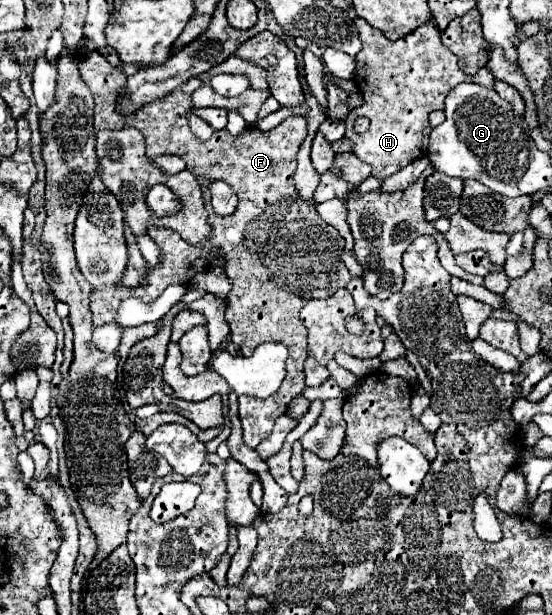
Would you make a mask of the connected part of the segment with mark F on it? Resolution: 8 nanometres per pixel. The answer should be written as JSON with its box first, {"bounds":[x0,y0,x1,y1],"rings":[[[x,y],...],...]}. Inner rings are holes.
{"bounds":[79,53,371,449],"rings":[[[93,53],[79,61],[79,71],[95,97],[94,133],[105,129],[120,130],[125,125],[137,127],[145,137],[146,155],[149,159],[167,153],[181,157],[187,163],[187,169],[195,173],[197,181],[203,187],[208,221],[213,227],[213,235],[201,247],[187,245],[187,241],[167,227],[151,225],[147,229],[147,235],[161,249],[159,263],[155,267],[147,267],[147,275],[137,287],[125,287],[119,283],[93,289],[93,321],[111,321],[111,317],[115,317],[119,309],[119,303],[131,295],[149,303],[155,301],[175,281],[183,281],[184,285],[188,285],[195,273],[200,273],[207,266],[213,266],[213,257],[217,253],[225,255],[227,261],[223,269],[231,281],[231,291],[227,295],[227,323],[231,327],[231,341],[241,345],[243,355],[251,355],[255,347],[265,341],[279,341],[289,347],[287,377],[276,393],[267,399],[245,398],[245,395],[238,397],[243,439],[251,449],[255,449],[265,437],[269,437],[275,419],[283,415],[285,409],[291,419],[299,421],[311,405],[303,395],[299,395],[305,389],[303,363],[307,359],[307,329],[299,323],[301,307],[309,299],[331,297],[337,289],[345,287],[351,281],[351,275],[341,261],[343,237],[339,237],[339,231],[333,225],[325,223],[319,217],[316,206],[334,198],[343,200],[347,189],[371,177],[371,165],[361,161],[355,153],[337,155],[333,168],[320,176],[321,181],[313,199],[311,203],[307,203],[299,197],[293,183],[297,151],[307,133],[307,123],[303,117],[291,116],[267,133],[259,131],[255,125],[249,125],[241,135],[231,135],[223,129],[215,131],[209,141],[199,141],[187,125],[187,117],[194,109],[193,91],[201,85],[197,77],[179,85],[161,101],[153,101],[129,115],[123,115],[117,111],[119,93],[127,83],[123,69],[111,67],[103,55]],[[217,179],[227,181],[239,195],[239,207],[233,215],[216,215],[209,204],[207,187],[211,181]]]}

